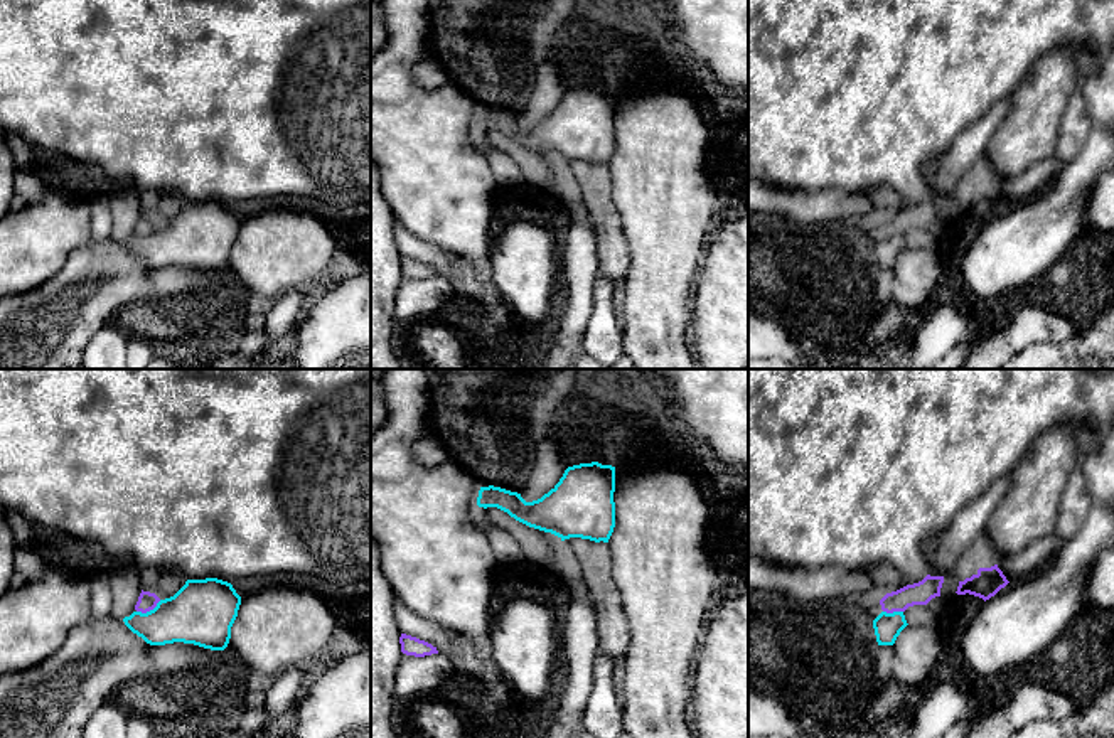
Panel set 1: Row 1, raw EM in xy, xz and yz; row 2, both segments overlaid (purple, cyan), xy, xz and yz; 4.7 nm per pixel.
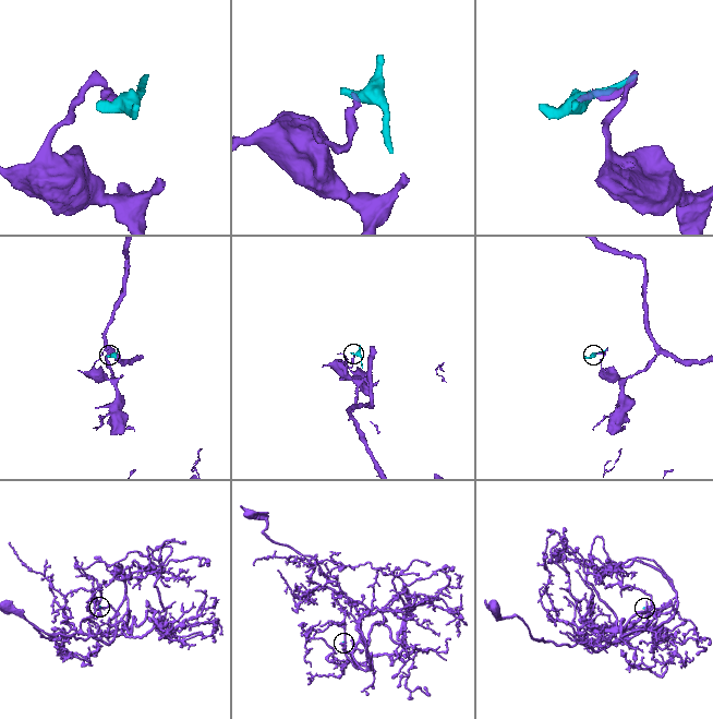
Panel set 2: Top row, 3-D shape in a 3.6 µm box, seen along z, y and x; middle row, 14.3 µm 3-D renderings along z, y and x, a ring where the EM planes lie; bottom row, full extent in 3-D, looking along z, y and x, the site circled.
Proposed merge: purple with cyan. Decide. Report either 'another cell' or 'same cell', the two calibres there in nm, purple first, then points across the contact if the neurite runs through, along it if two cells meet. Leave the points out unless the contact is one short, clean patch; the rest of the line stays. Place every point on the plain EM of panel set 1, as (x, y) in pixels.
another cell; 90 nm thick on the purple side, 300 nm on the other; border along xy (160, 223), (152, 231), (137, 235)

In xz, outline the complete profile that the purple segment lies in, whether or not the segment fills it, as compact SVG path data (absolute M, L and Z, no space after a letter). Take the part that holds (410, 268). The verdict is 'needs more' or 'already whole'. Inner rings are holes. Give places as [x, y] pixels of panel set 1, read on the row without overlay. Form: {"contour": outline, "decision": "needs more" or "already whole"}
{"contour": "M401 256L399 266L401 266L401 275L406 278L425 280L438 276L436 270L433 270L431 266L406 256Z", "decision": "already whole"}

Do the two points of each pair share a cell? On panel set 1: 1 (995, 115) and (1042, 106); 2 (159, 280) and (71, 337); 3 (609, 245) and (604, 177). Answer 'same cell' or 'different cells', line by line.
1: different cells
2: different cells
3: same cell

